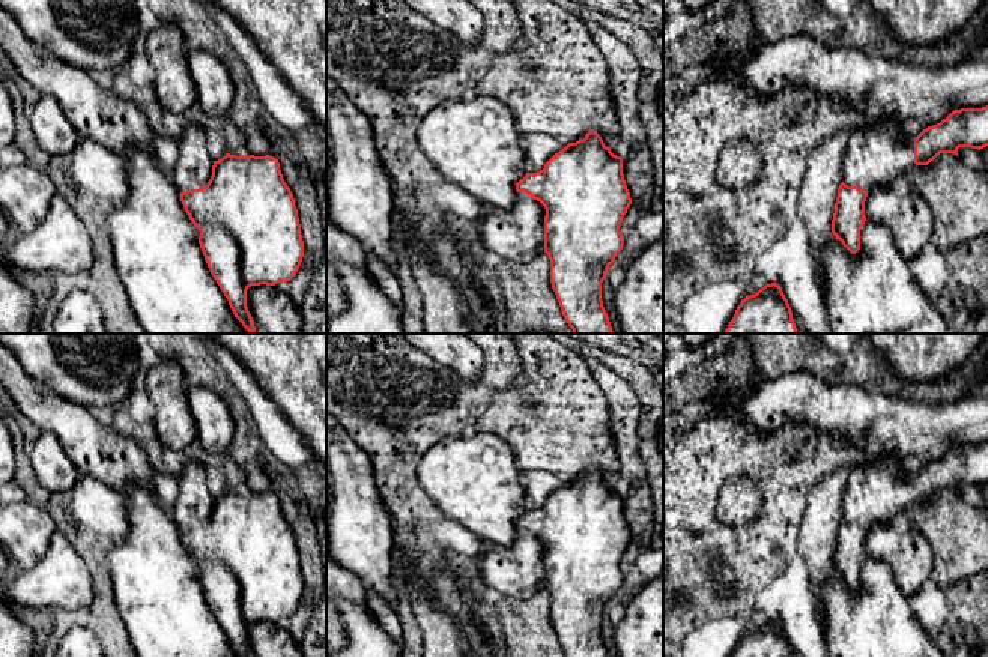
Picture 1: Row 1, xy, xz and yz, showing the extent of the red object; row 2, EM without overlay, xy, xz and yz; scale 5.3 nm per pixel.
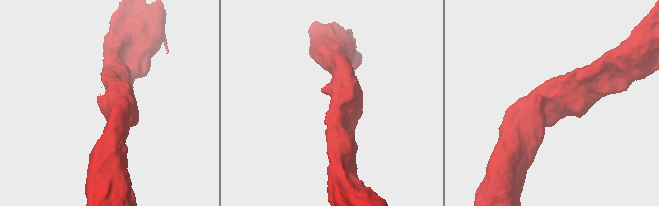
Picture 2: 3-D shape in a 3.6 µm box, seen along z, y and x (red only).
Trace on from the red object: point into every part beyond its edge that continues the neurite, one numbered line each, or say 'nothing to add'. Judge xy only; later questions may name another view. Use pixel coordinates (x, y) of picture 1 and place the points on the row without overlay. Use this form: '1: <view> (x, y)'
1: xy (193, 507)

